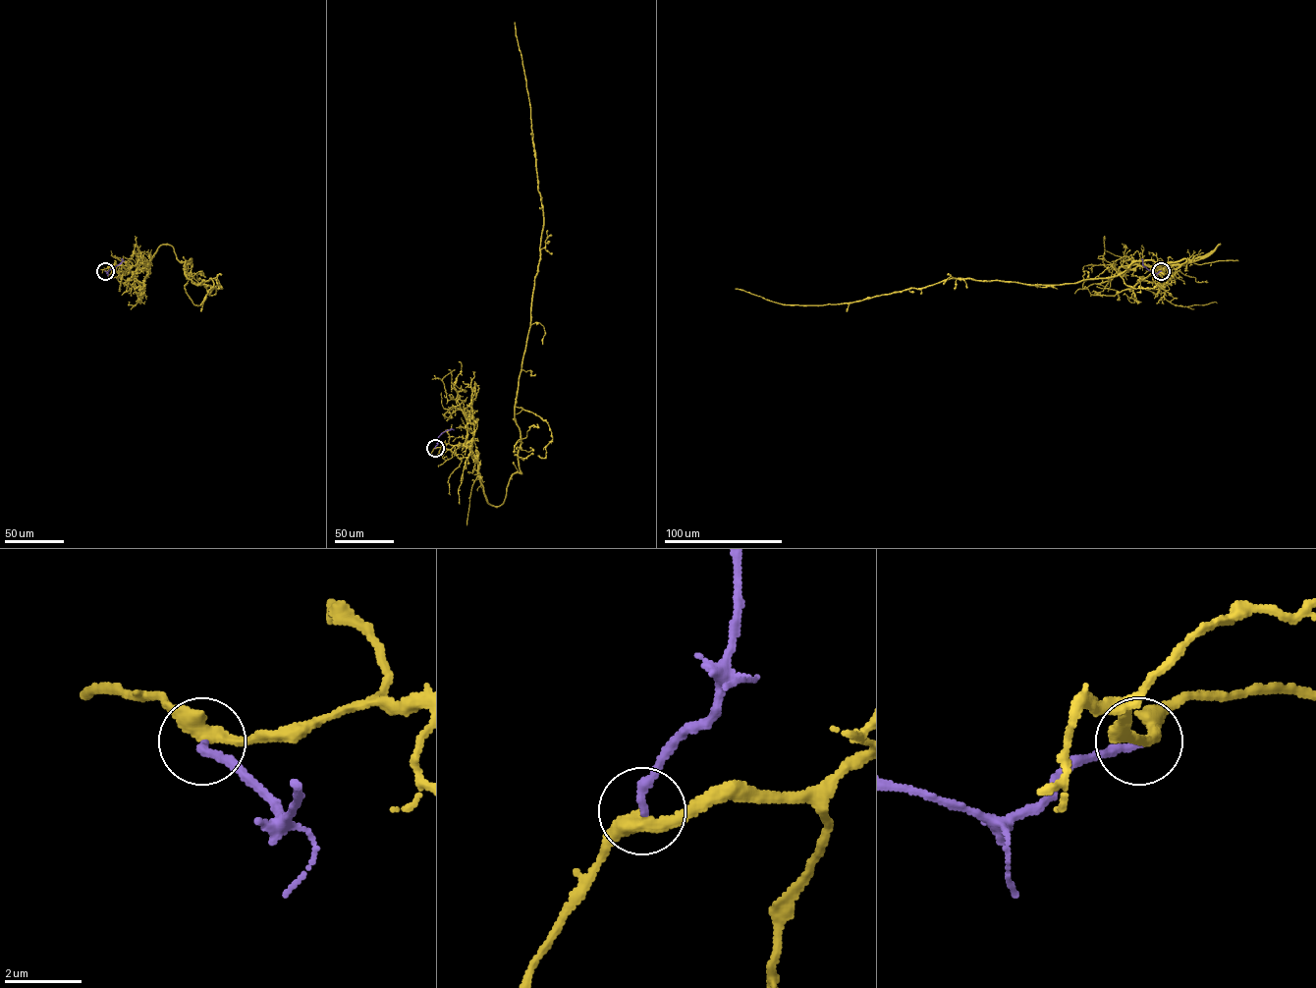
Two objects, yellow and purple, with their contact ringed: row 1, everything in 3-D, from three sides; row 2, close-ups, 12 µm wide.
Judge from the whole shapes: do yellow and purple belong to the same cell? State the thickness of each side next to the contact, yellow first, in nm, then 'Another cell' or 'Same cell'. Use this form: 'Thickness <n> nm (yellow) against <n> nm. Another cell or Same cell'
Thickness 360 nm (yellow) against 220 nm. Same cell

